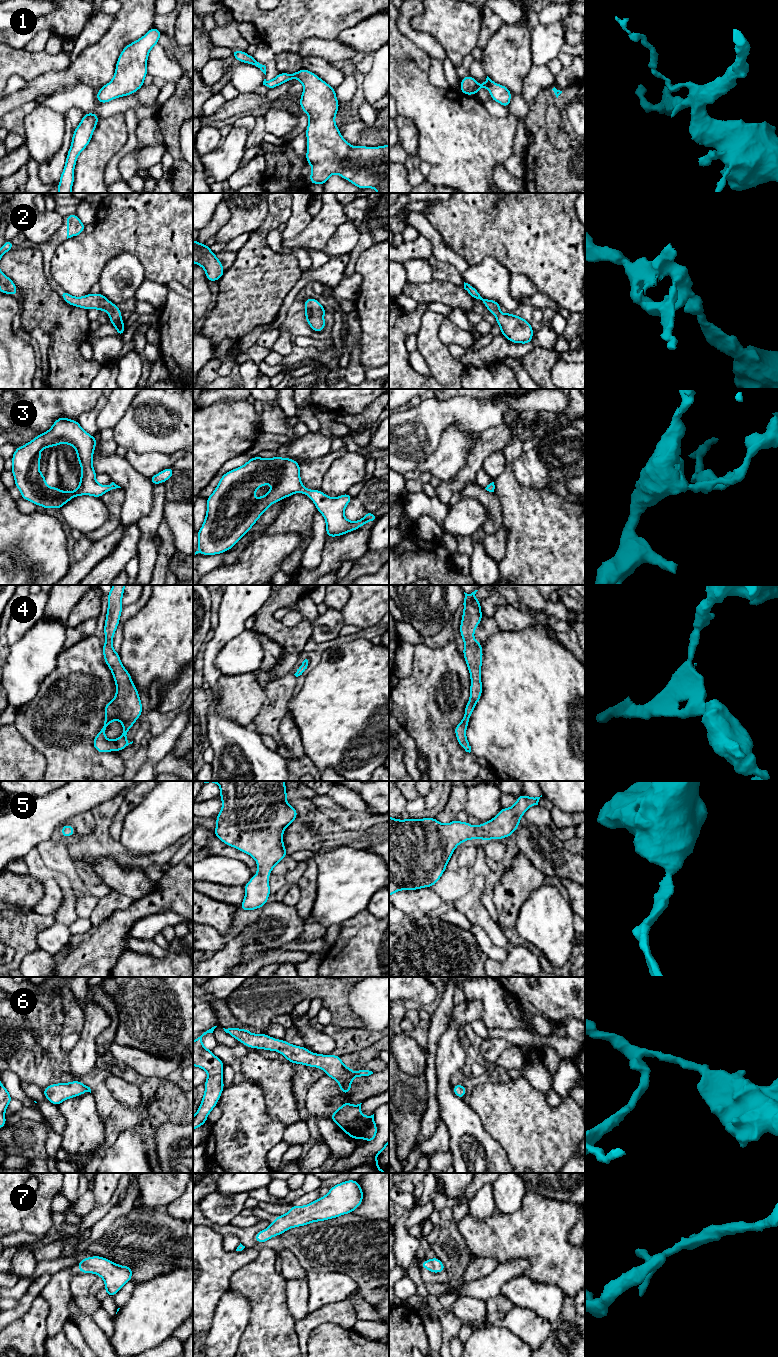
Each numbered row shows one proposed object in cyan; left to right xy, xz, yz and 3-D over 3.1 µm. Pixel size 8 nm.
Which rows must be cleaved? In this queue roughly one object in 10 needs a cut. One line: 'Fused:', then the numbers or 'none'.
Fused: none

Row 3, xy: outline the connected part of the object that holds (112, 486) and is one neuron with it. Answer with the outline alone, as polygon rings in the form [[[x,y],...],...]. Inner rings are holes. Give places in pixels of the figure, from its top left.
[[[60,417],[47,432],[16,448],[11,458],[13,462],[11,471],[15,486],[21,492],[21,498],[45,509],[59,510],[76,496],[90,495],[100,498],[107,491],[121,488],[114,482],[106,486],[96,482],[97,473],[93,469],[96,443],[97,439],[85,432],[77,420]],[[58,444],[69,444],[76,450],[82,474],[75,491],[66,492],[57,487],[47,486],[45,476],[39,471],[40,451]]]

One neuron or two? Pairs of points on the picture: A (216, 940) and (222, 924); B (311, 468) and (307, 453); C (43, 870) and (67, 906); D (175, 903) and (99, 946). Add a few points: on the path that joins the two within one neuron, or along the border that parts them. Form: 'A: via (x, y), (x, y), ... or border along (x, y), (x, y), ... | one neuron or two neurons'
A: border along (203, 924), (213, 927), (218, 932) | two neurons
B: border along (328, 452), (321, 457), (302, 461) | two neurons
C: via (54, 875), (66, 886), (67, 895) | one neuron
D: via (156, 904), (140, 908), (118, 927) | one neuron

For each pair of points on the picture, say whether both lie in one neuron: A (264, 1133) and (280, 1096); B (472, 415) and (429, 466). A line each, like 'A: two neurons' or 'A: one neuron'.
A: two neurons
B: two neurons

